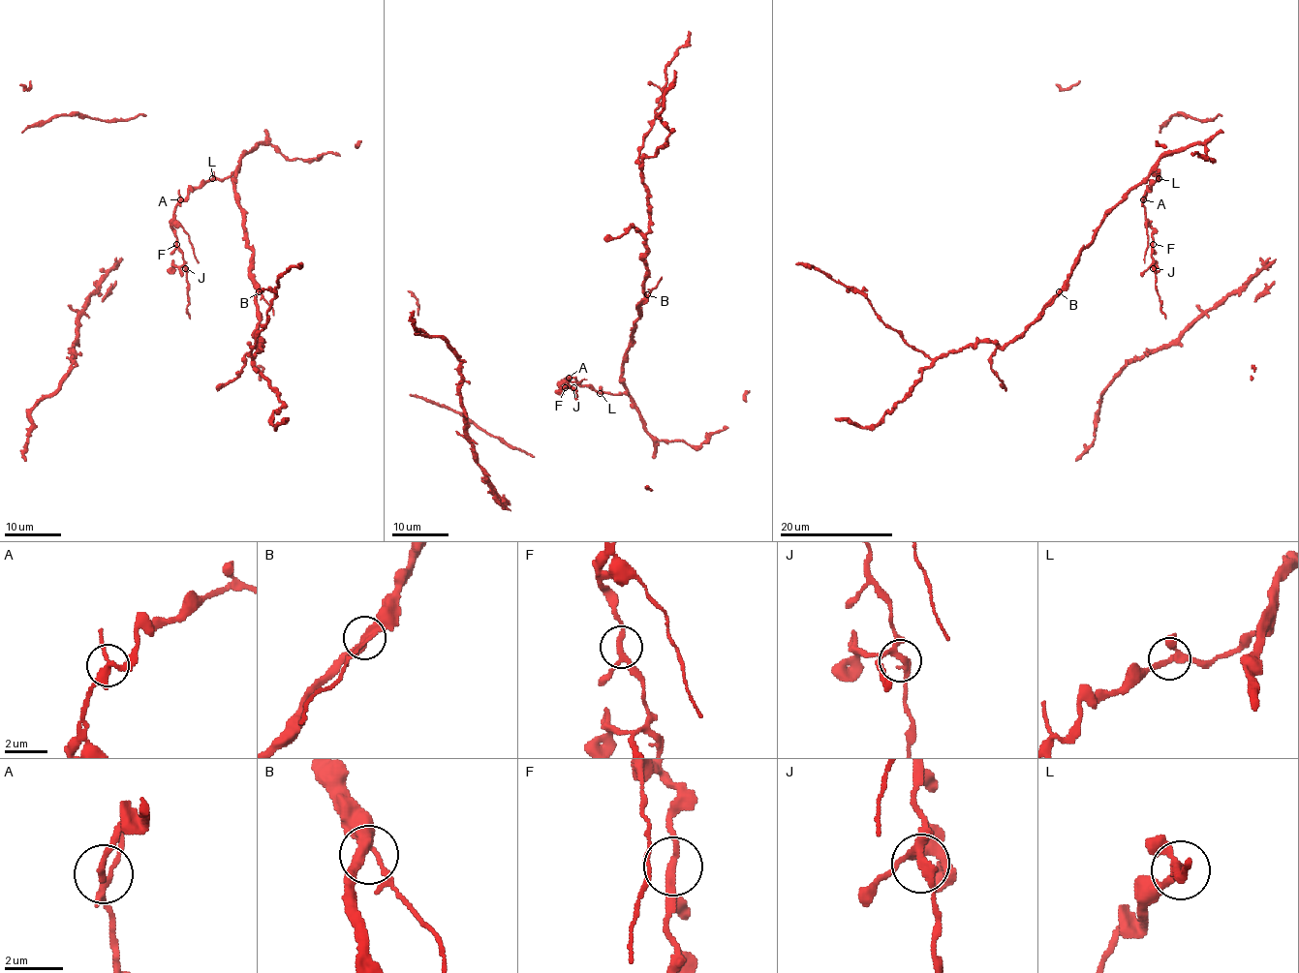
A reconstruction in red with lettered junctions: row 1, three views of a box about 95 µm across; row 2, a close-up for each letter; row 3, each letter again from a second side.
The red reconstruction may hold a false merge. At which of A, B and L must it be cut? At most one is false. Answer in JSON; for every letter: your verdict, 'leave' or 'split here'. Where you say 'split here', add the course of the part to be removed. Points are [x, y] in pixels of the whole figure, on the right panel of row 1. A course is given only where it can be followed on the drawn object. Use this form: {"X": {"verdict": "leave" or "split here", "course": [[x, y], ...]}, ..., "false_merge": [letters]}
{"A": {"verdict": "split here", "course": [[1142, 199], [1145, 221], [1154, 229], [1151, 254], [1160, 312], [1165, 319]]}, "B": {"verdict": "leave"}, "L": {"verdict": "leave"}, "false_merge": ["A"]}

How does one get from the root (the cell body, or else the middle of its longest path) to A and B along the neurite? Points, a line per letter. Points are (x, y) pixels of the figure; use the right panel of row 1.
A: (1150, 174), (1156, 170), (1159, 177), (1142, 199)
B: (1150, 174), (1104, 218), (1095, 238), (1080, 252), (1079, 262), (1059, 291)

